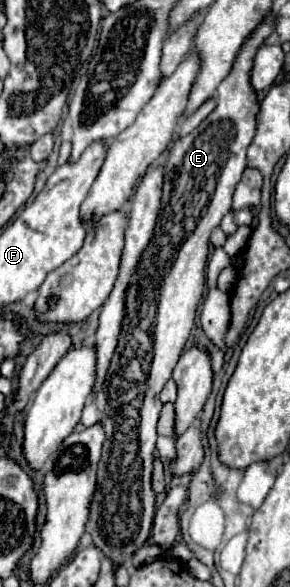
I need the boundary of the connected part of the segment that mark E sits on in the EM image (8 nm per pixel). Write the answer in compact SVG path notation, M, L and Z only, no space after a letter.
M267 17L255 33L247 39L243 49L237 55L233 71L223 79L217 89L217 107L213 113L203 119L203 123L185 137L179 137L169 149L169 161L165 165L163 175L163 201L157 217L155 235L149 247L139 261L137 273L133 275L131 287L127 291L127 311L123 319L123 329L119 335L119 345L115 357L111 359L111 367L107 371L107 379L103 383L103 393L107 399L103 427L107 439L103 443L103 455L97 471L97 489L91 503L91 519L87 523L87 533L91 541L103 551L103 555L111 557L117 565L127 561L149 537L155 517L155 493L151 489L151 469L153 469L153 451L157 441L157 419L161 411L159 391L171 379L173 367L183 351L183 345L191 333L197 305L201 301L201 293L205 287L205 265L209 257L209 235L215 227L219 227L223 215L231 209L233 191L247 167L245 153L255 135L255 115L259 111L257 95L249 83L249 71L253 63L255 51L263 45L263 41L273 31L273 19Z

